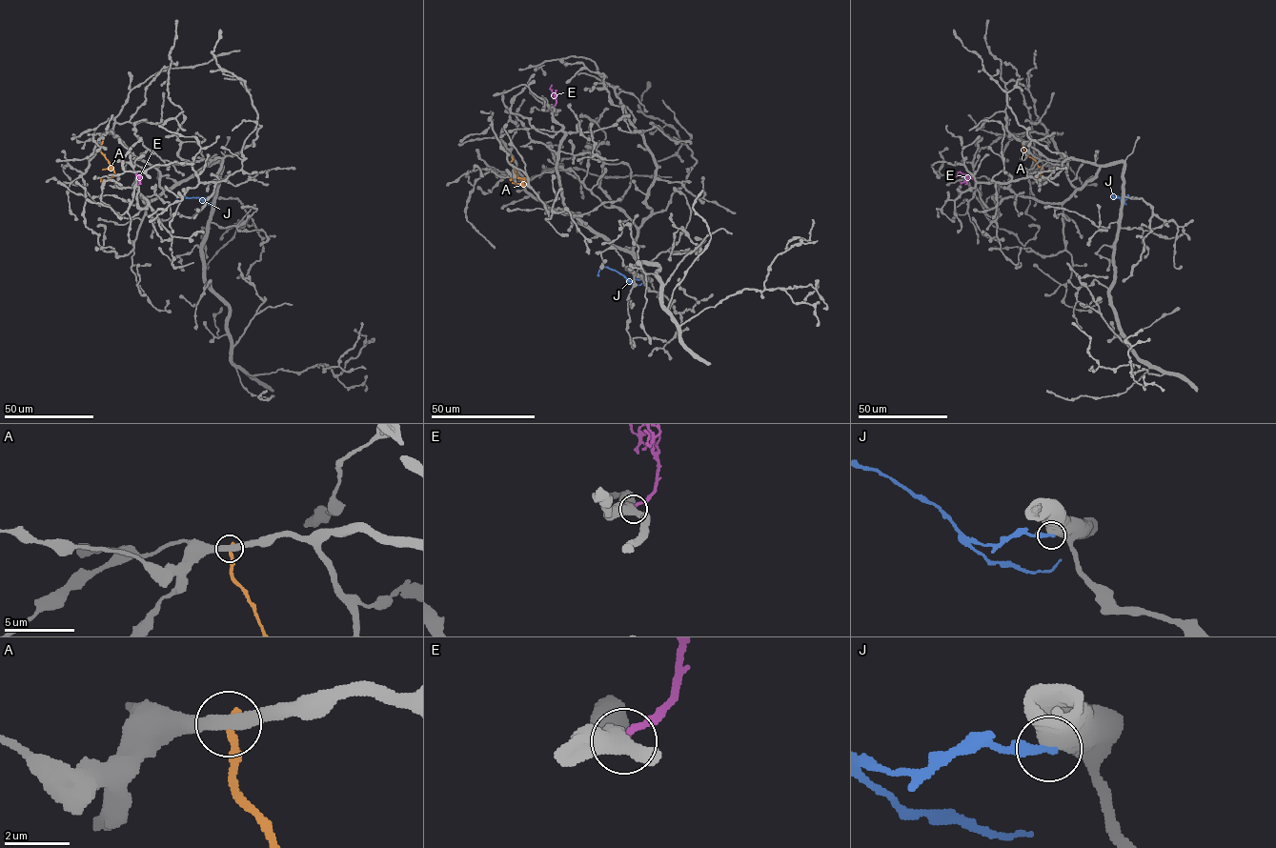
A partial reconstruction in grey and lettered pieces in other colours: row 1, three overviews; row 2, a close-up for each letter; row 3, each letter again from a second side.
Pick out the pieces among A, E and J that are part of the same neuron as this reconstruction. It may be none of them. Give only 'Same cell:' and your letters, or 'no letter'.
Same cell: no letter

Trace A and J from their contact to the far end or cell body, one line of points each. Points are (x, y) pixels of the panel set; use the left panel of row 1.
A: (103, 134), (100, 151), (114, 175), (106, 180), (101, 178)
J: (212, 202), (205, 203), (198, 197), (182, 195), (176, 196), (176, 200)

